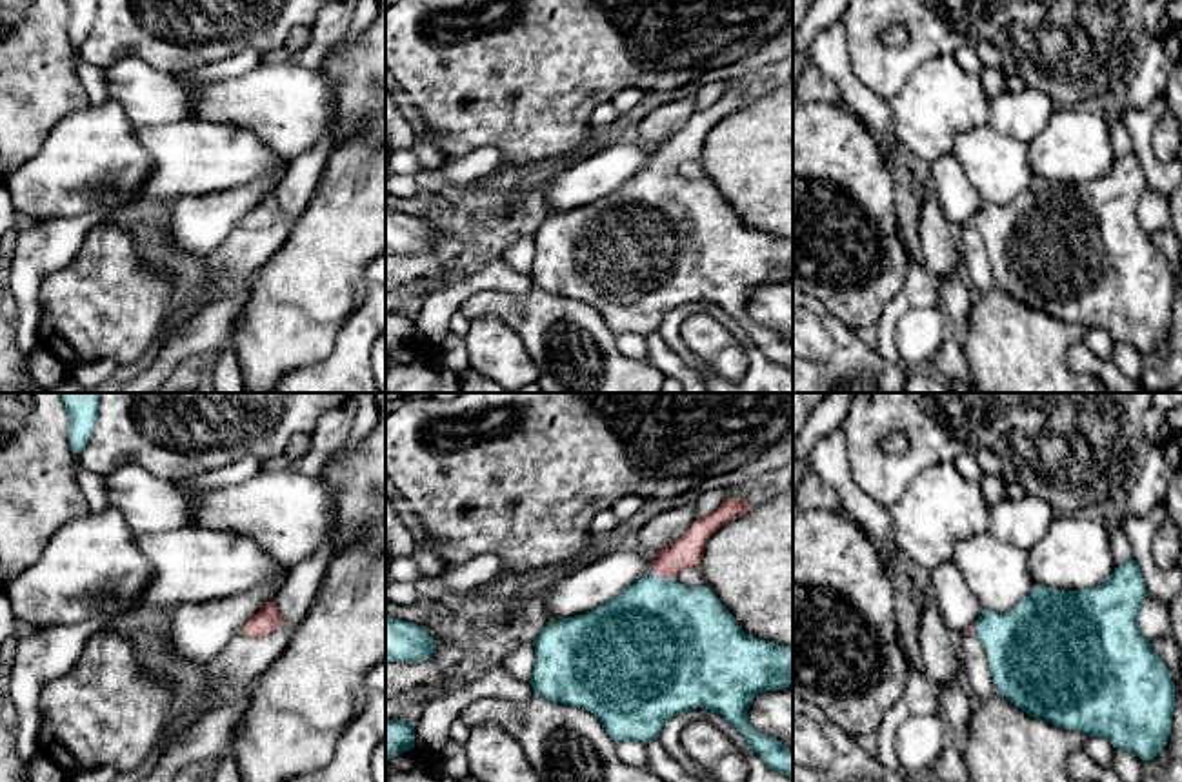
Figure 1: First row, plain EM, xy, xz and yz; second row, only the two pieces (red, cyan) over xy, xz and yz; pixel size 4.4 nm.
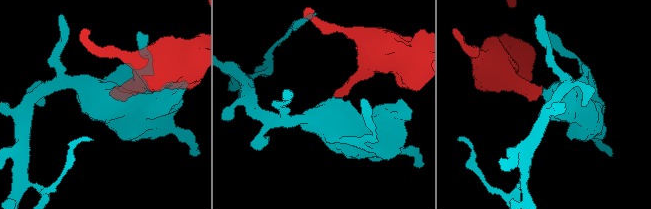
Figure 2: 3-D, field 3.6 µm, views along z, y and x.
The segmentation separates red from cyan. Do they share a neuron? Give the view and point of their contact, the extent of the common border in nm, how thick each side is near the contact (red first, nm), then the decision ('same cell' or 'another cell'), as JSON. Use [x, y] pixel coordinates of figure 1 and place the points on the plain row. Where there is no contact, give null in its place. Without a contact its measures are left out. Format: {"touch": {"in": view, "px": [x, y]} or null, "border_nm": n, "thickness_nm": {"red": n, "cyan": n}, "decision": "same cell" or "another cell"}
{"touch": {"in": "xz", "px": [662, 170]}, "border_nm": 120, "thickness_nm": {"red": 140, "cyan": 480}, "decision": "same cell"}

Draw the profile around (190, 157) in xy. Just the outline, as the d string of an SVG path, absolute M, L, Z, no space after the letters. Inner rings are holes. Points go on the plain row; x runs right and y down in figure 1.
M200 116L140 127L136 136L153 165L135 202L225 191L289 165L255 133Z

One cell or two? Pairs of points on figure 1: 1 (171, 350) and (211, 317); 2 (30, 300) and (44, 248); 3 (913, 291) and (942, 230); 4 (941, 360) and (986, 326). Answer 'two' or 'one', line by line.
1: one
2: one
3: two
4: two

